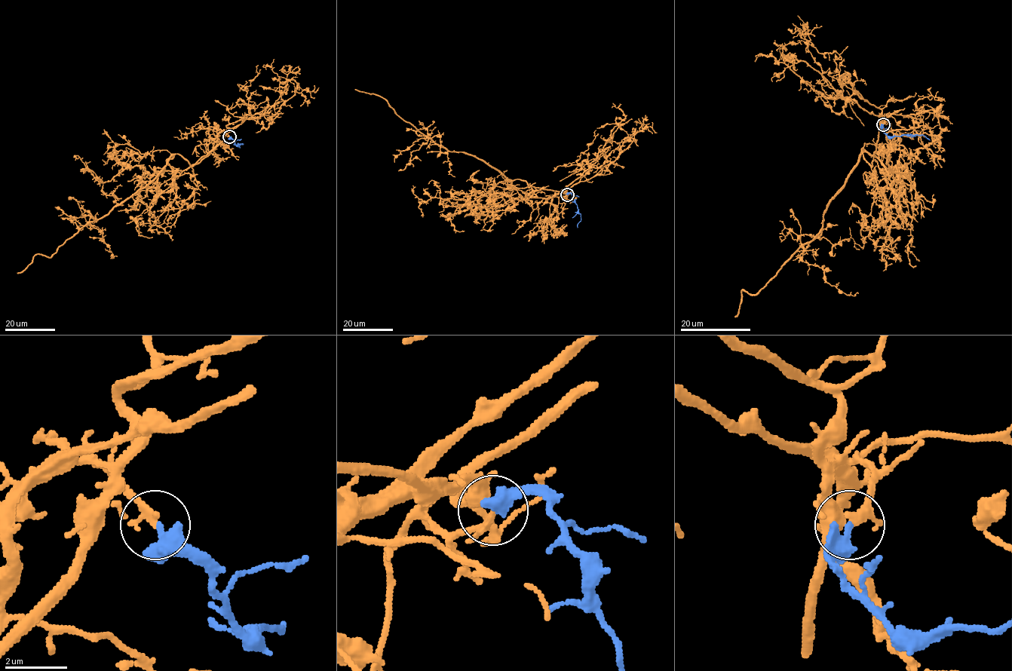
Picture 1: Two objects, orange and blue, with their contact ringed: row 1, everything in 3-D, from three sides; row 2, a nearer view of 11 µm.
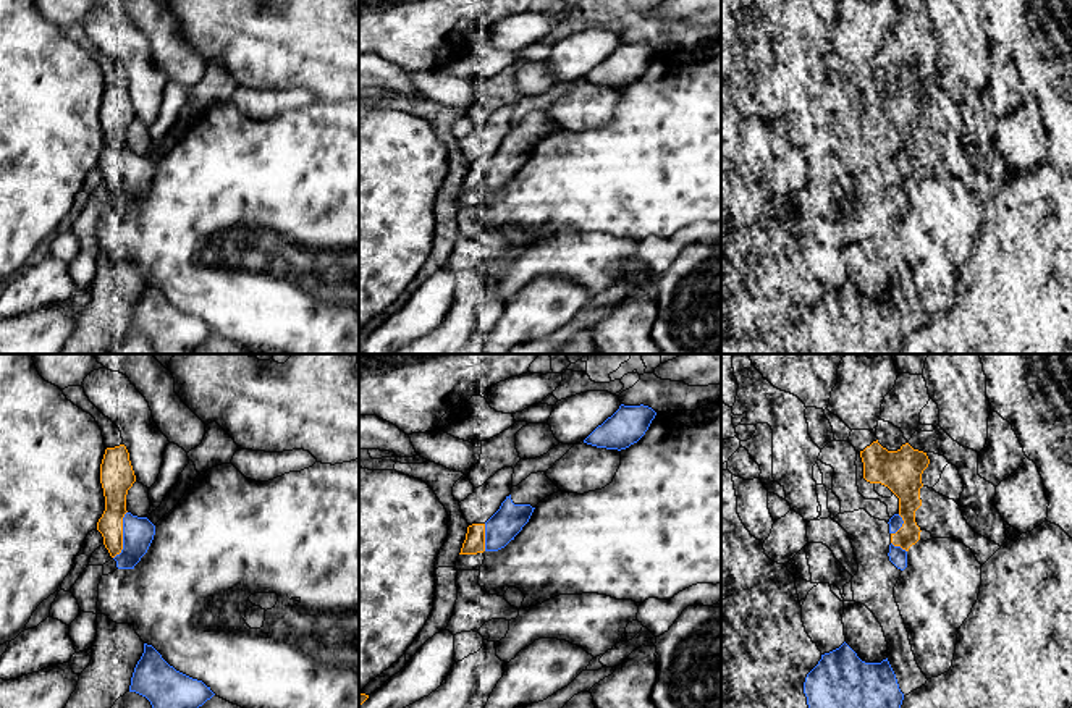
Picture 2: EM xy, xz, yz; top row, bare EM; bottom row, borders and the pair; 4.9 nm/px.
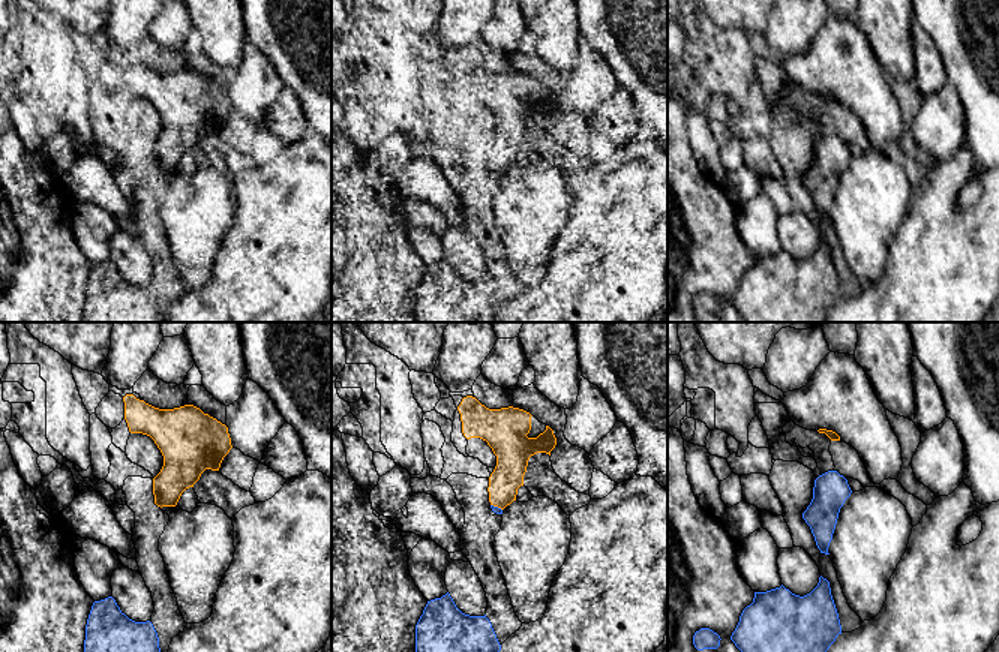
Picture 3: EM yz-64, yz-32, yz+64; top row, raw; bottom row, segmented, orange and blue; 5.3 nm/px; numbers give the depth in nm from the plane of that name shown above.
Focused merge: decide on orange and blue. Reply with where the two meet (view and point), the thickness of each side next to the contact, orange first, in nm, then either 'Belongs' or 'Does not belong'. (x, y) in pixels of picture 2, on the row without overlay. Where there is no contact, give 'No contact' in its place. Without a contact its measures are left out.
Touches orange at xy (122, 173). Thickness 130 nm (orange) against 160 nm. Belongs

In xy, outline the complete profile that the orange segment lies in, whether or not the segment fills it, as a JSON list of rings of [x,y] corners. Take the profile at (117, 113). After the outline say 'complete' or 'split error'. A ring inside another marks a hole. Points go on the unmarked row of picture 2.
[[[126,84],[107,86],[100,102],[105,149],[97,160],[97,168],[118,207],[134,207],[155,173],[155,163],[147,155],[126,149],[126,133],[134,120]]]; split error

